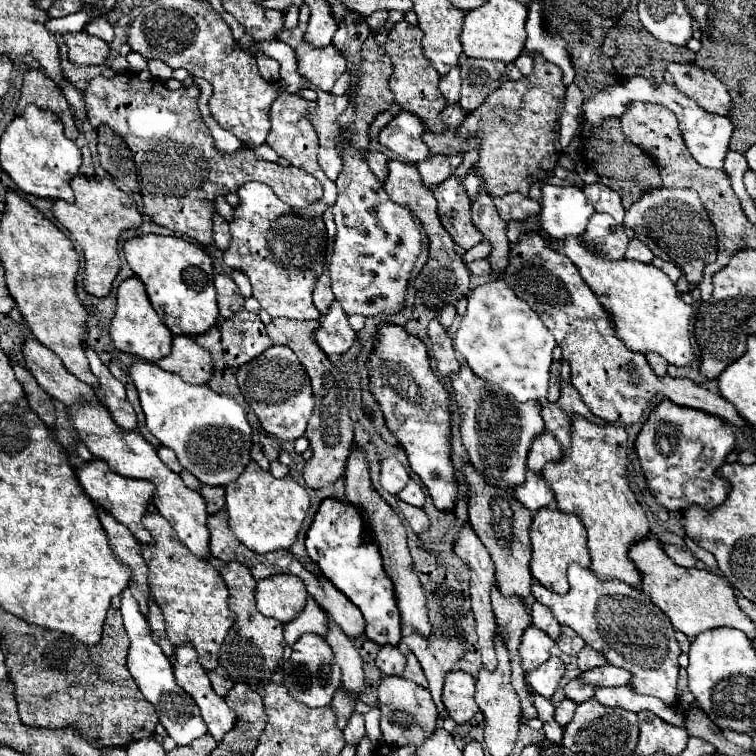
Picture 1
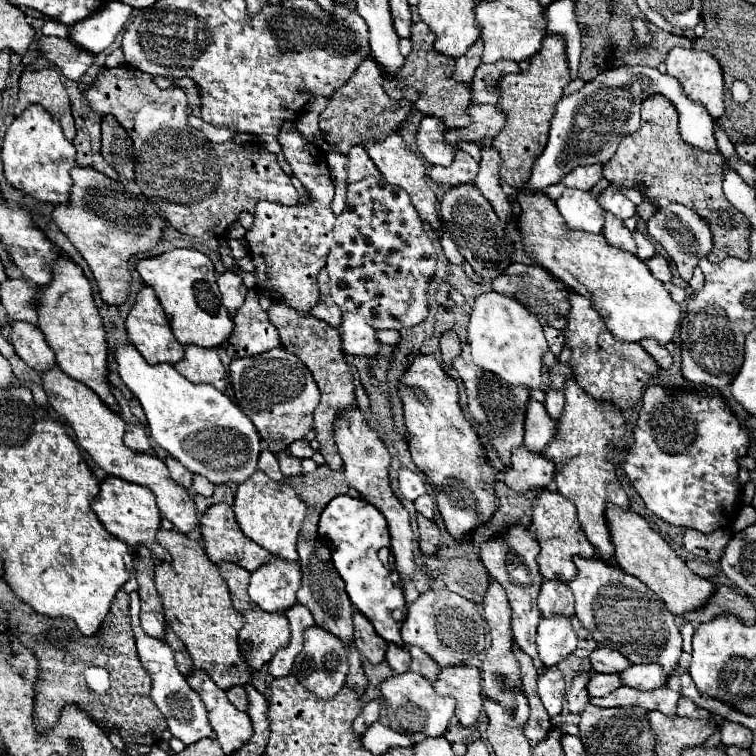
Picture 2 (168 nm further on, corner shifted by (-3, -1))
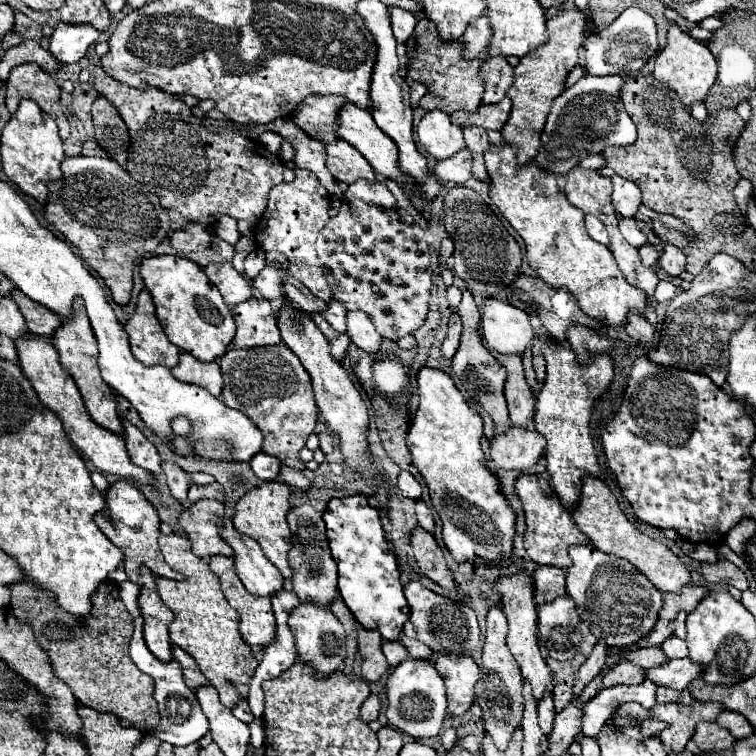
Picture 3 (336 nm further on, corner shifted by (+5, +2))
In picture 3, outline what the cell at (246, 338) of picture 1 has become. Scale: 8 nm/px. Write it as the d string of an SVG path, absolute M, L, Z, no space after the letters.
M248 298L246 302L234 308L236 336L232 346L238 348L256 348L270 346L280 342L278 320L266 298Z

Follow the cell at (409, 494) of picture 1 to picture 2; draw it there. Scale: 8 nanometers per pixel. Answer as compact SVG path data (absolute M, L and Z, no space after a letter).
M430 495L418 497L418 499L414 501L414 507L416 507L416 511L422 513L424 517L428 517L428 519L434 517L434 499L432 499Z

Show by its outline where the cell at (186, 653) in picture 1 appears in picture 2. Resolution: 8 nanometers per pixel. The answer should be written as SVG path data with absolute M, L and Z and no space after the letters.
M194 669L192 675L188 677L188 683L202 697L202 701L208 709L210 725L226 755L236 753L246 741L250 741L252 721L250 721L248 713L238 711L228 701L226 693L222 689L218 689L206 673Z

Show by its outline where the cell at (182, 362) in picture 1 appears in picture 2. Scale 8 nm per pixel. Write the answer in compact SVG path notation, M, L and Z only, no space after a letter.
M186 347L186 355L182 361L174 365L174 369L184 375L192 383L210 383L218 391L226 391L226 369L218 357L216 349L202 349L202 347Z

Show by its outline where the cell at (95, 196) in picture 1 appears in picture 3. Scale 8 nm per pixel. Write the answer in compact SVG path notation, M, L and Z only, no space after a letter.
M74 156L66 158L62 164L62 178L48 184L48 204L44 218L52 224L70 244L74 244L84 258L84 262L104 280L110 288L112 300L116 304L128 304L132 292L132 268L138 258L152 256L156 246L168 236L170 220L168 212L160 206L160 200L152 192L144 192L142 184L138 184L122 166L108 158L86 158Z

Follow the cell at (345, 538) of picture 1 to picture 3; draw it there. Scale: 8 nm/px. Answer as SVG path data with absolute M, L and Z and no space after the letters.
M356 494L332 498L322 518L326 522L332 558L338 564L338 590L342 600L366 630L378 630L386 640L398 640L410 610L402 592L394 552L384 538L378 510L370 506L366 496Z

